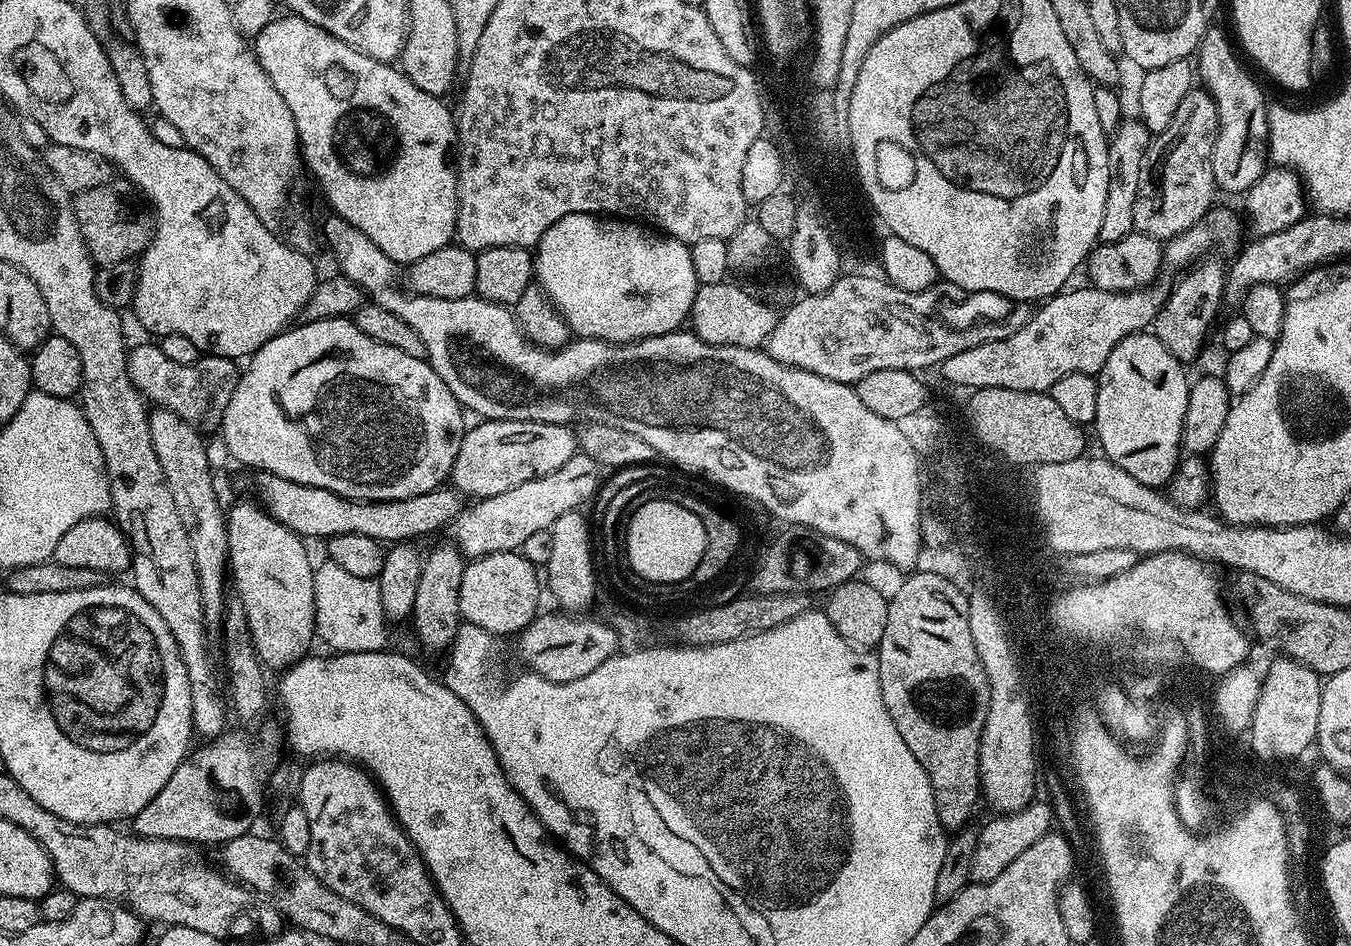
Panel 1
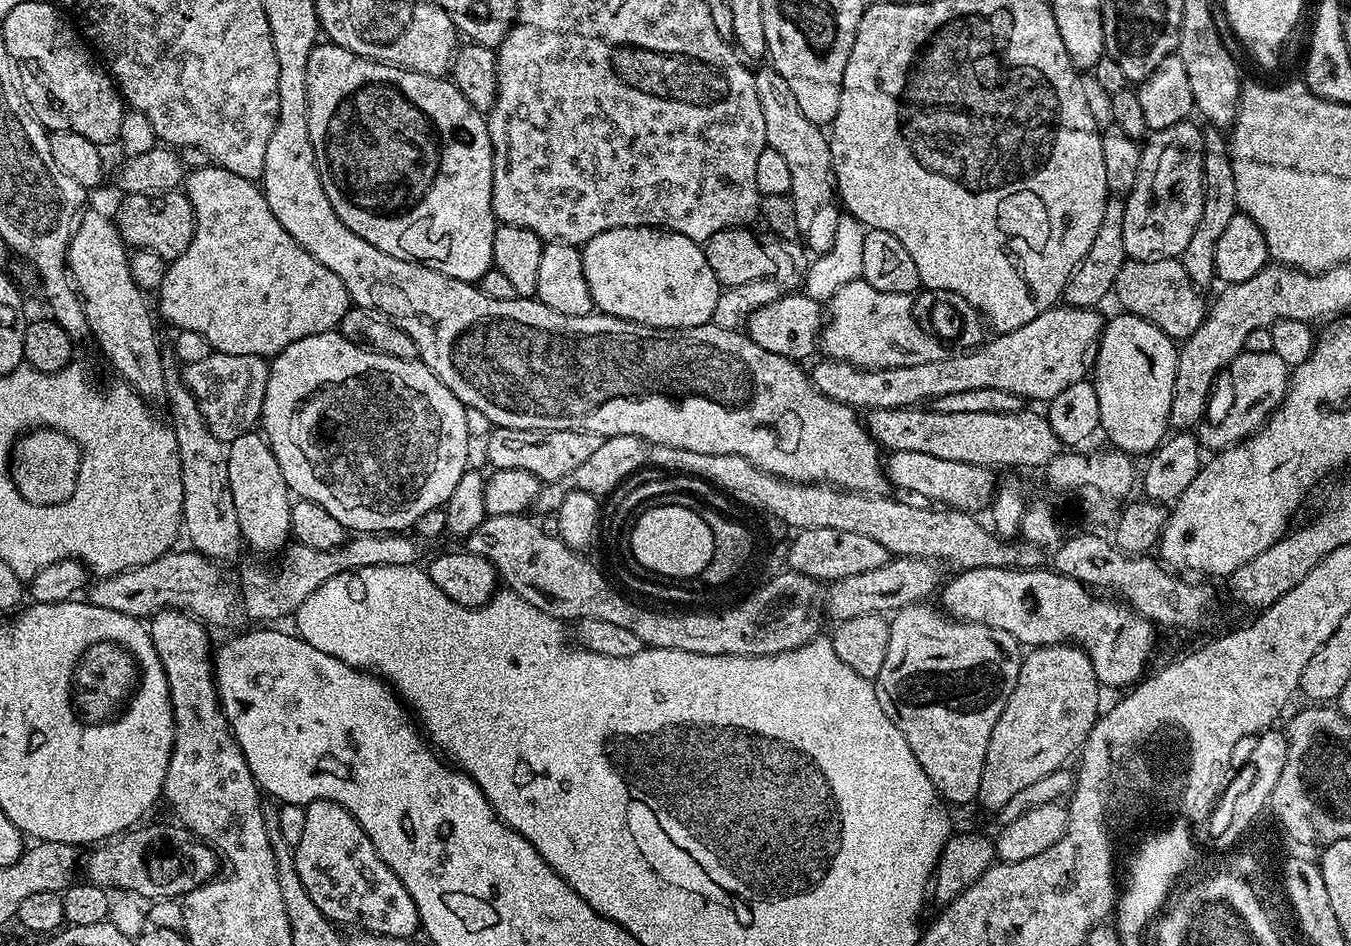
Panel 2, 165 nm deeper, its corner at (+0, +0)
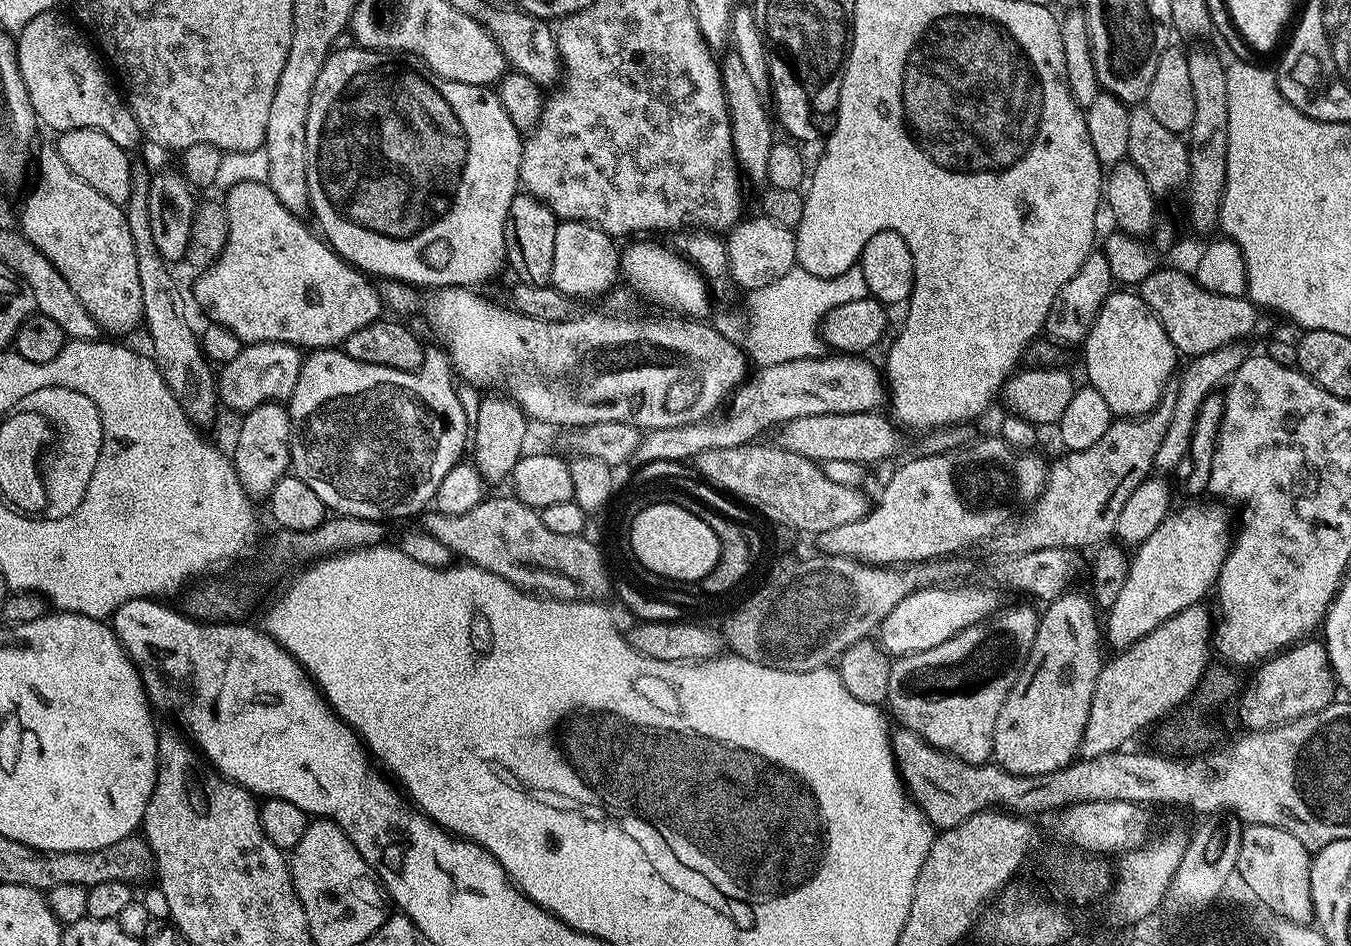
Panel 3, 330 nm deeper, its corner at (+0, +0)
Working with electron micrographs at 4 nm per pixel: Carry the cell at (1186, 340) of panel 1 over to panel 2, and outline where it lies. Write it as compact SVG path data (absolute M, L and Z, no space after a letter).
M1205 127L1203 134L1202 182L1204 183L1204 201L1202 202L1202 218L1198 218L1198 226L1194 226L1194 235L1190 238L1182 257L1186 274L1198 286L1205 286L1204 284L1213 283L1216 280L1214 250L1218 250L1218 237L1226 230L1230 218L1234 218L1238 214L1229 141L1226 139L1225 133L1219 128Z

